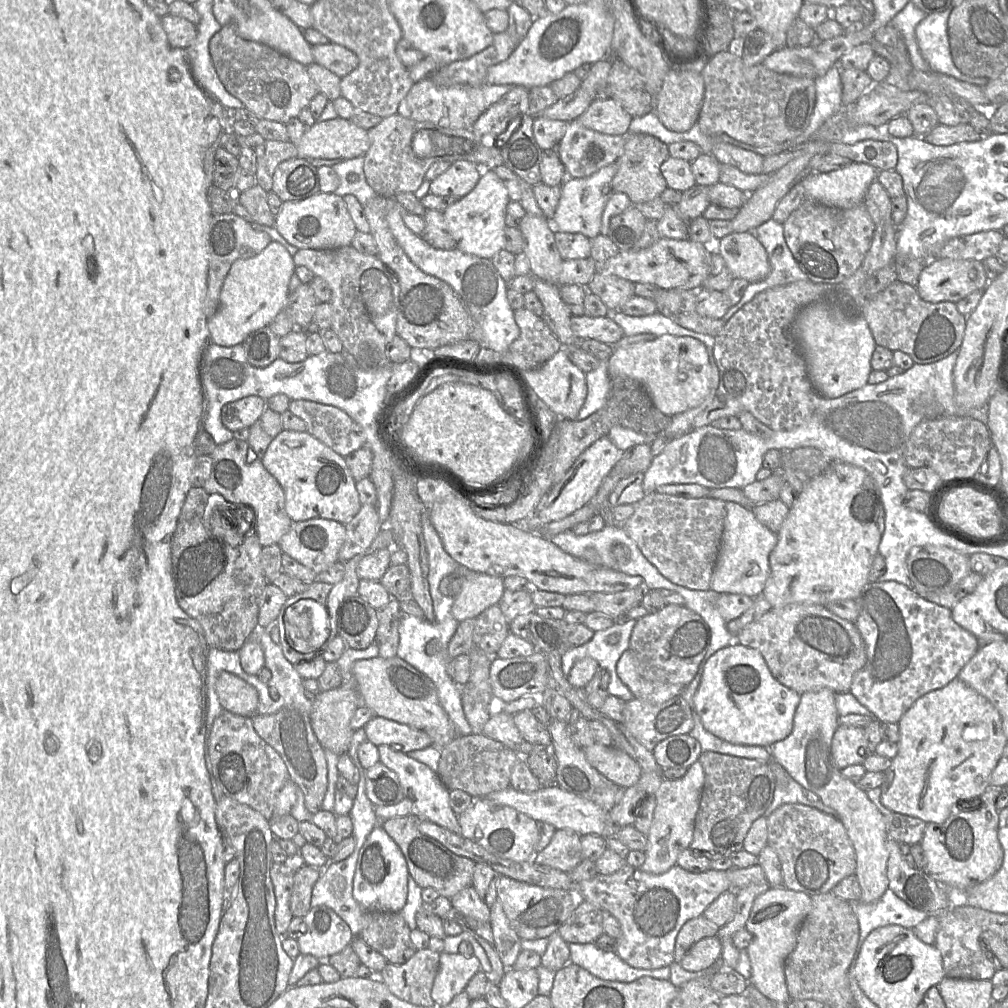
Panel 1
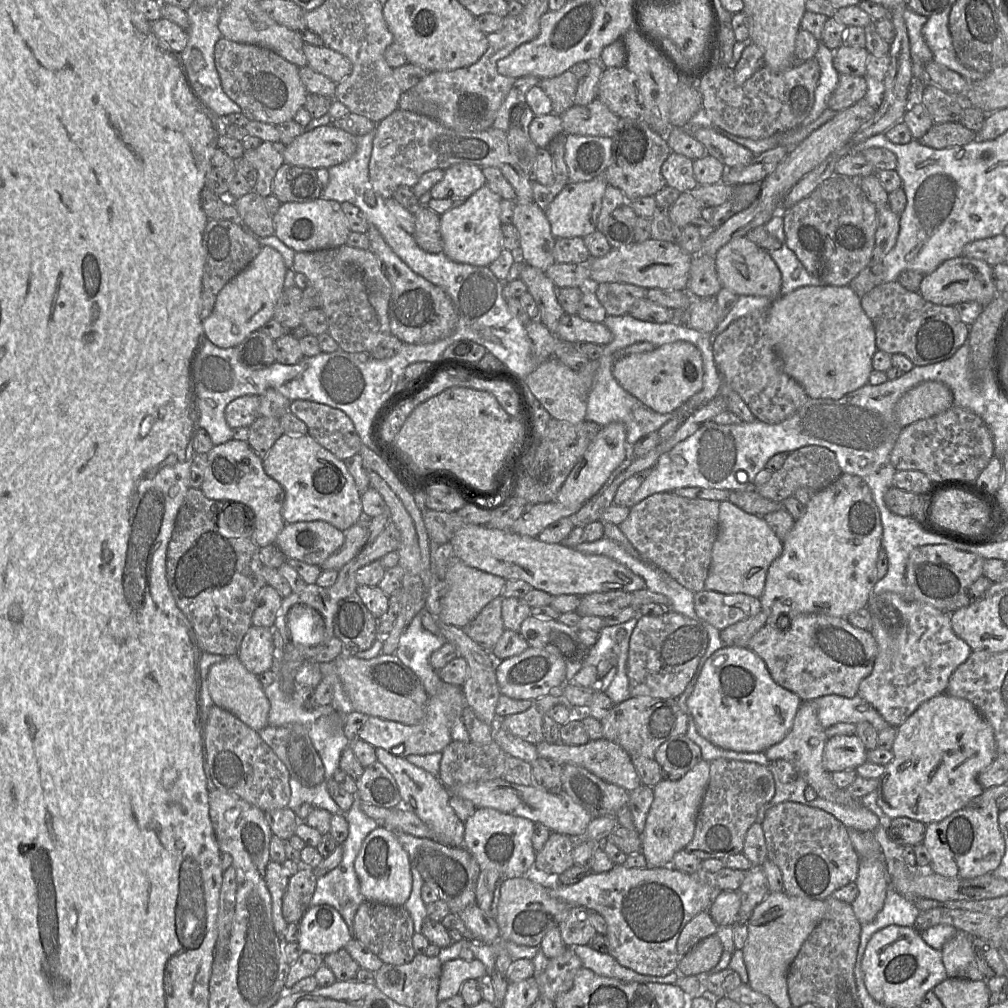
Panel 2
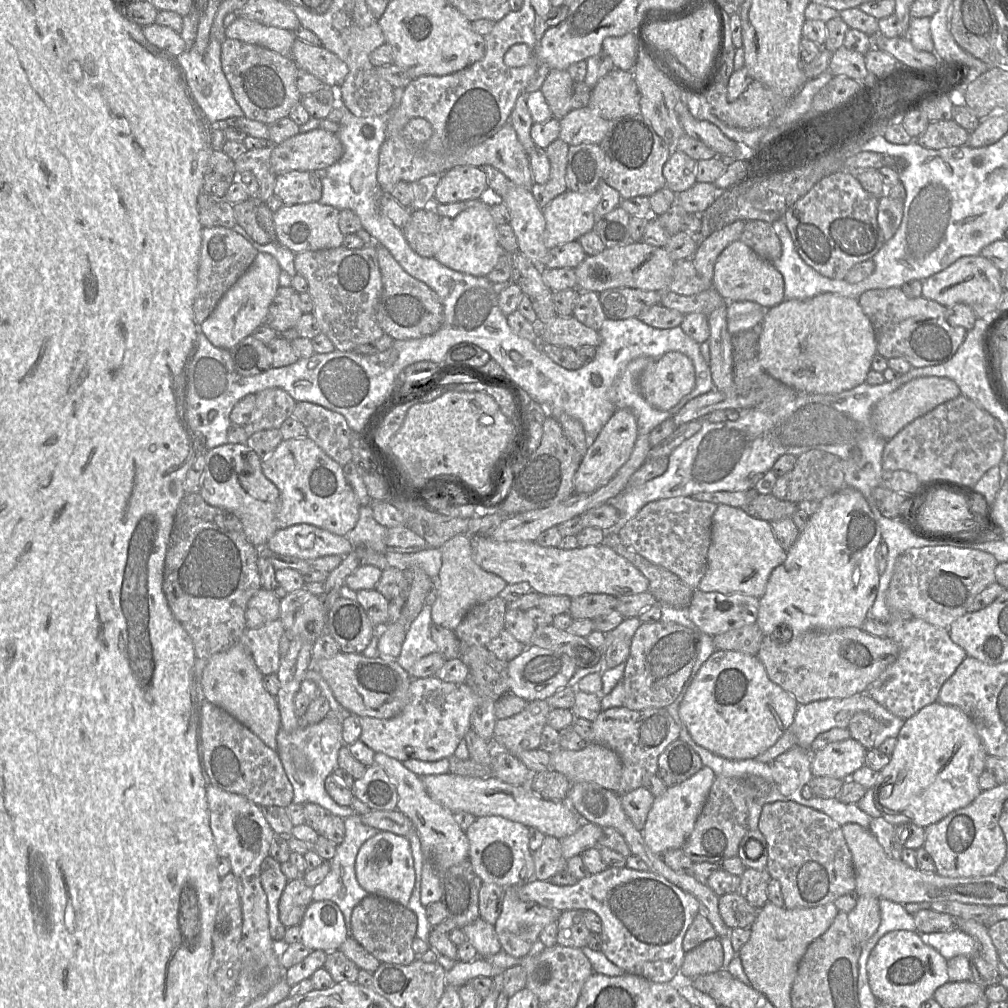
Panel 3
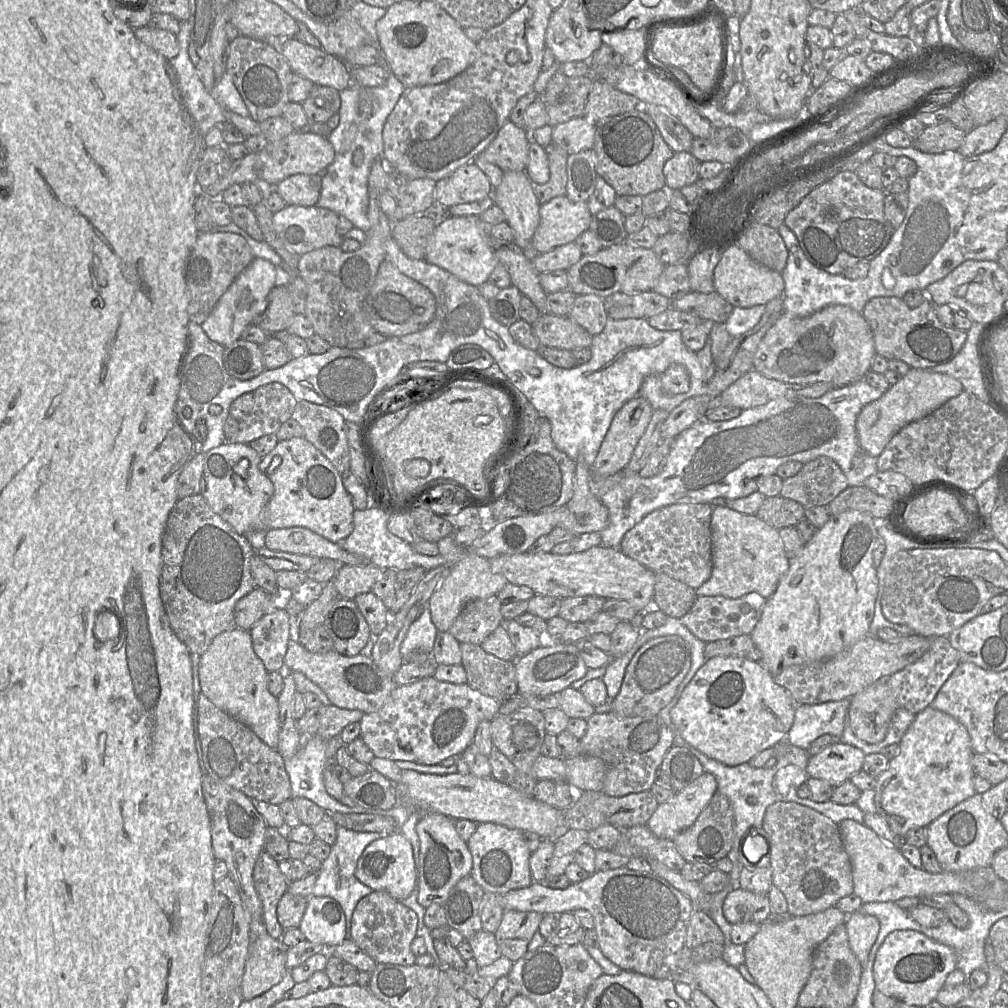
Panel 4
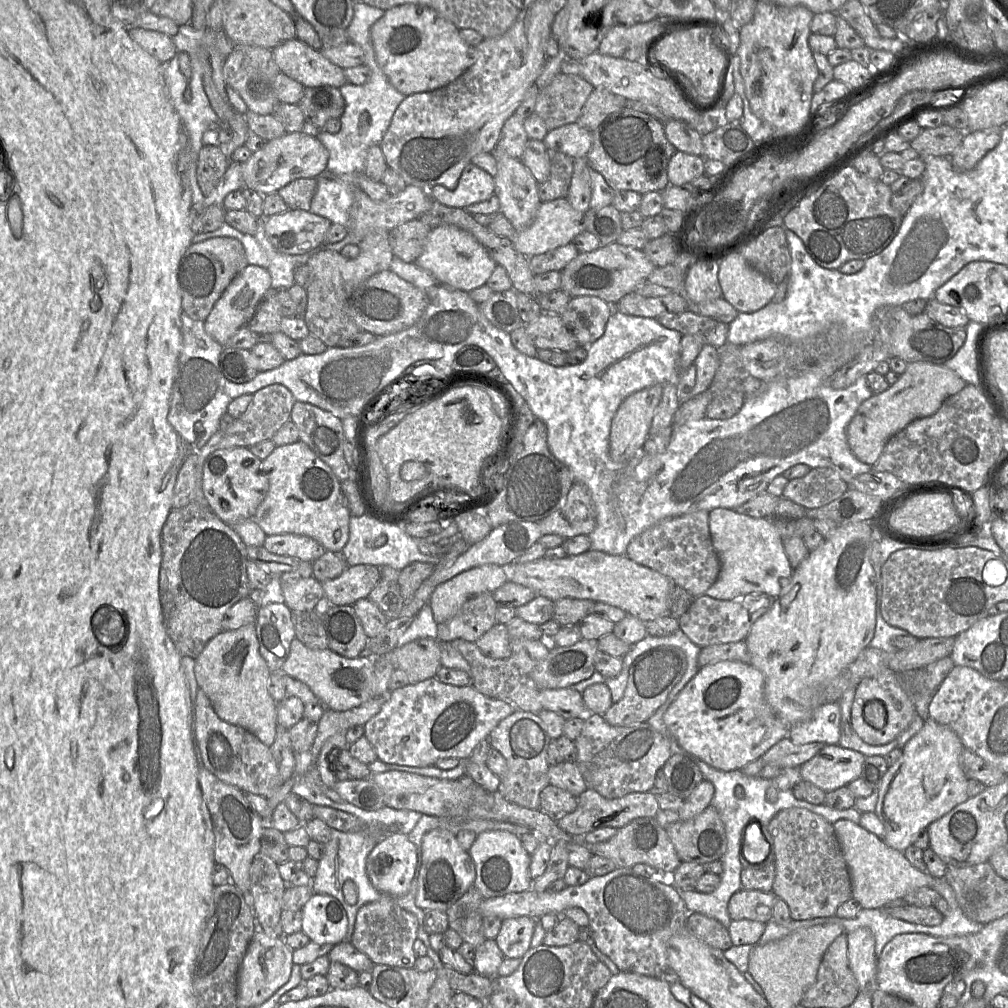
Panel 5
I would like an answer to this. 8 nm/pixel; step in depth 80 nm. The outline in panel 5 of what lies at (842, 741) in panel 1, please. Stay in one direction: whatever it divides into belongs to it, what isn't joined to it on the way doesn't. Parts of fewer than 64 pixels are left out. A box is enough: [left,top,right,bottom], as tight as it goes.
[800,744,865,793]

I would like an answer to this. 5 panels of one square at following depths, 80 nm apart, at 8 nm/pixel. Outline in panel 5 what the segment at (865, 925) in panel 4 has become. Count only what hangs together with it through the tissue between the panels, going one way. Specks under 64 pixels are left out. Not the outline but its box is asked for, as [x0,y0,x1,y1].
[847,927,878,993]

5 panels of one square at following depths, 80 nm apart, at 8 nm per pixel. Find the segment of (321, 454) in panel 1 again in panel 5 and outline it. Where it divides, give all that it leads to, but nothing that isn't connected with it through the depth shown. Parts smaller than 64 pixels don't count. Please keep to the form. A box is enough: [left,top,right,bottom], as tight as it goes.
[252,442,350,553]

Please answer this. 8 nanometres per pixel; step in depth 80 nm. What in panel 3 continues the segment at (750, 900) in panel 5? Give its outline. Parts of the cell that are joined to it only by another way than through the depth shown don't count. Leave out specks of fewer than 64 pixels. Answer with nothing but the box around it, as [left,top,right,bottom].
[718,892,759,929]

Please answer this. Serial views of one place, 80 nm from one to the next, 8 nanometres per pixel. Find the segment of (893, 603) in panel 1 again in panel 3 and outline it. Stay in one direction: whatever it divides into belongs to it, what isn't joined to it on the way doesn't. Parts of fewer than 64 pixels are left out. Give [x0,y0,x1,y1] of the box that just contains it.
[866,613,967,720]

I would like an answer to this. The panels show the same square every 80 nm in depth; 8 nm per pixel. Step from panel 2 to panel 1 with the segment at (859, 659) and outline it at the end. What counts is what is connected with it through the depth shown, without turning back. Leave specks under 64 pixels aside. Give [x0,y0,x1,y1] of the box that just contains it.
[733,604,867,695]

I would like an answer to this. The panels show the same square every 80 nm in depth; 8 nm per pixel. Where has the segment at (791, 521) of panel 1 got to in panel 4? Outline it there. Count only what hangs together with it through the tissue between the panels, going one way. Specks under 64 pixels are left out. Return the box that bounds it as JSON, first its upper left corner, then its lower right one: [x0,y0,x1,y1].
[750,510,878,678]

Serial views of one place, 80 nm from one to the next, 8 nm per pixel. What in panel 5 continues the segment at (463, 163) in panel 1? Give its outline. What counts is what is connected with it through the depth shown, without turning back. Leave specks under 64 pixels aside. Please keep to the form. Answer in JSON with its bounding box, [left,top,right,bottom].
[428,163,494,209]

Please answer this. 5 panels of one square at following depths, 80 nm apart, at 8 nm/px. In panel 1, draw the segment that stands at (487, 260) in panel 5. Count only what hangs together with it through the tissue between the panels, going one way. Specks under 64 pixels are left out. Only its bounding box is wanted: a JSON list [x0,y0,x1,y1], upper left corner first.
[443,168,510,258]

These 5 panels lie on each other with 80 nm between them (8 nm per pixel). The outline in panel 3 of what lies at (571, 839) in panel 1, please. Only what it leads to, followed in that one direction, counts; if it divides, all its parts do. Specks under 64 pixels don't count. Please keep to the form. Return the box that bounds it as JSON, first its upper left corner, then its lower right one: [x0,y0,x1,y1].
[533,836,567,881]

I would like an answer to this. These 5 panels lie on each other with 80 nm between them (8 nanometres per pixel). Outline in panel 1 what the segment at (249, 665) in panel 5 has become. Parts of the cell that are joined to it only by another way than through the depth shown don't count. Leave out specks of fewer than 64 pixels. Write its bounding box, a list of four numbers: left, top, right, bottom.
[215,672,257,718]

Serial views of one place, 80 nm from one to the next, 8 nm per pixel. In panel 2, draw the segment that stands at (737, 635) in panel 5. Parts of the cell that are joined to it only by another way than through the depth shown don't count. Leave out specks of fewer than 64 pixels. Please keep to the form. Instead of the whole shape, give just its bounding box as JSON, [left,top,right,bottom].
[694,590,762,631]

